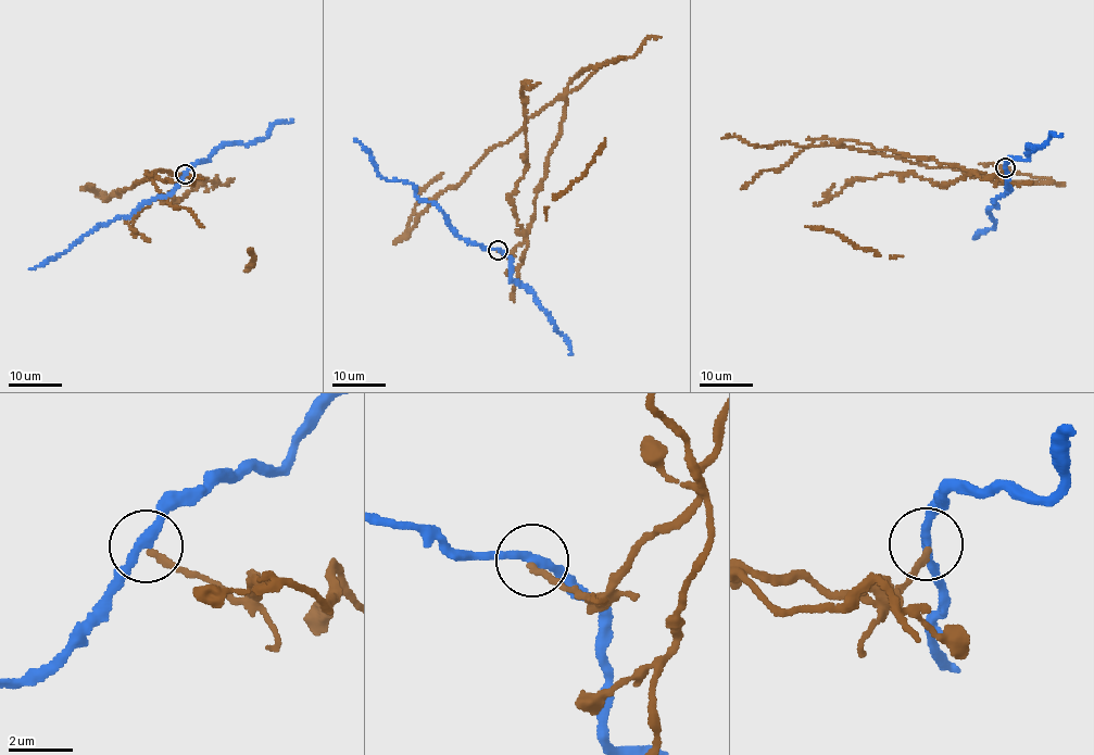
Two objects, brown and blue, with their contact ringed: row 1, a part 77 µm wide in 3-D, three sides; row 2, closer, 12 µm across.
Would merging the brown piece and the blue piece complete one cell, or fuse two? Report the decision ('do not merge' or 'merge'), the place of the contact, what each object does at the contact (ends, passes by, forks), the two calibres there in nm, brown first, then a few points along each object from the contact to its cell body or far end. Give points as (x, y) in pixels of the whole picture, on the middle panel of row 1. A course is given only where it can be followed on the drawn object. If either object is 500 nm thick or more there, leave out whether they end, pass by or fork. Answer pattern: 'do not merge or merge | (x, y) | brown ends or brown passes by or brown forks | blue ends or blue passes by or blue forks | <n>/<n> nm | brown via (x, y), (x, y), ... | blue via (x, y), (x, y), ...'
do not merge | (498, 250) | brown ends | blue passes by | 200/280 nm | brown via (498, 251), (510, 255), (525, 240), (565, 100), (487, 151), (401, 239), (419, 192), (443, 174) | blue via (499, 249), (466, 240), (449, 225), (445, 213), (418, 198), (414, 186), (379, 175), (371, 151), (354, 139)

